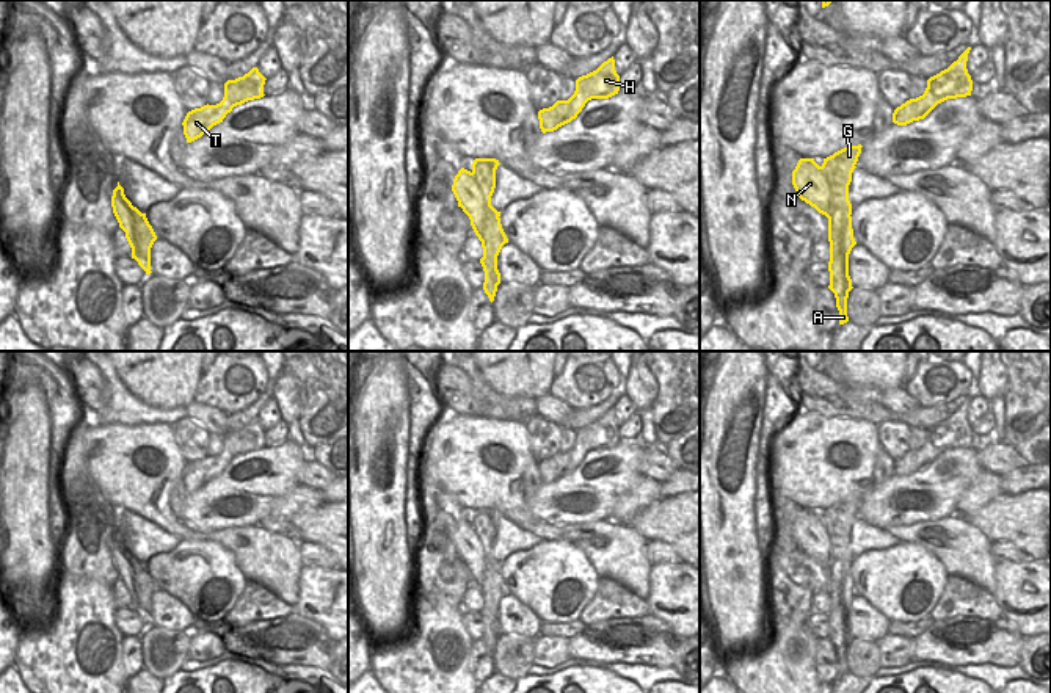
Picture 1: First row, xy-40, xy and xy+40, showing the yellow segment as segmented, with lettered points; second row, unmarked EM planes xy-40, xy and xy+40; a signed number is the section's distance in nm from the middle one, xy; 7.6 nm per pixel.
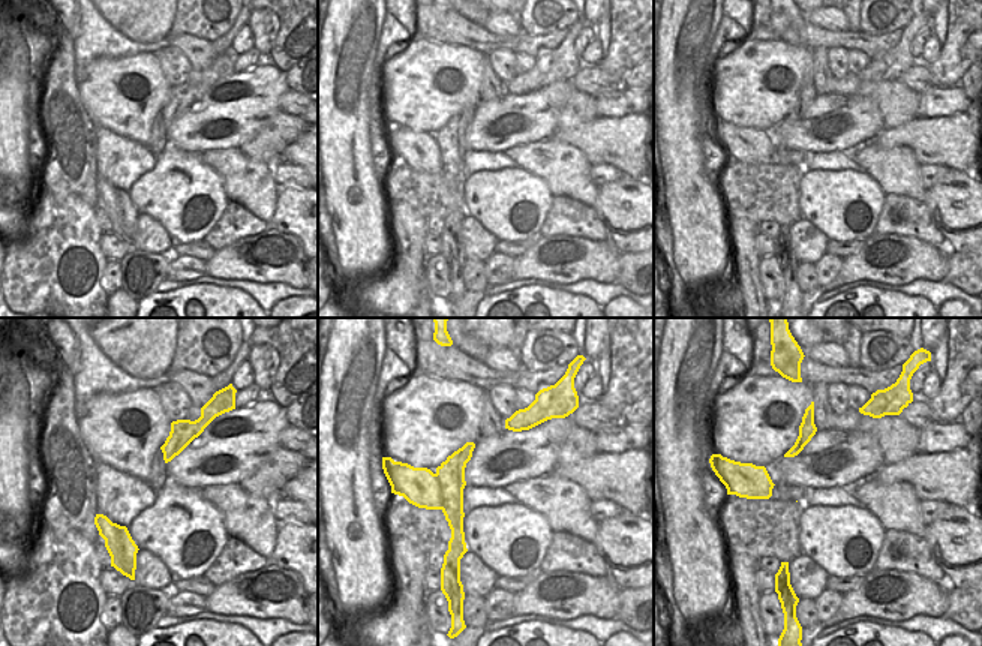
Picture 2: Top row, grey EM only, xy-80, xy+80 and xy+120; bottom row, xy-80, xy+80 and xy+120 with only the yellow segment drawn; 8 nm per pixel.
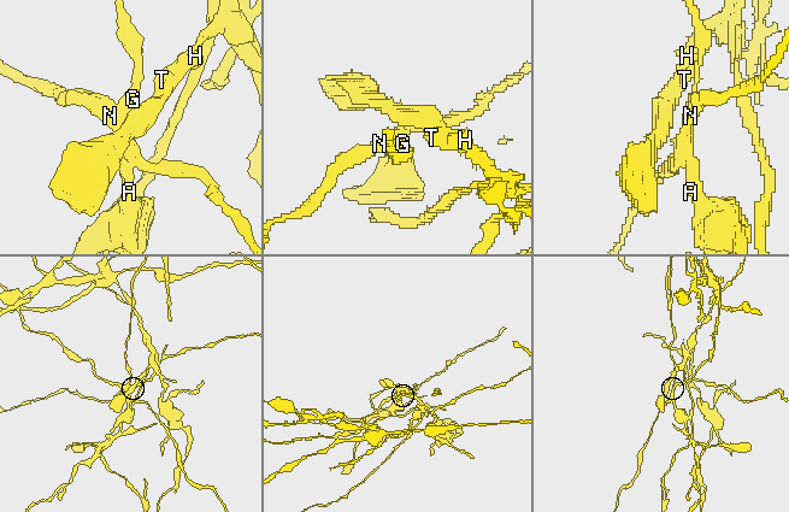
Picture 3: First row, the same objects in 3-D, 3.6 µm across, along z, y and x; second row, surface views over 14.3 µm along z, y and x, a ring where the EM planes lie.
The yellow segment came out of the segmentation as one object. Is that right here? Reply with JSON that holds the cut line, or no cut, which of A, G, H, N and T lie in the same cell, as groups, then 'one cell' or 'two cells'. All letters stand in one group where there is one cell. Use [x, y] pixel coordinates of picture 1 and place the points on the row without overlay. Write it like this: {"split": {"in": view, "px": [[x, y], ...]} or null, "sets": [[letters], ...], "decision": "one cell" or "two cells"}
{"split": {"in": "xy", "px": [[471, 524], [487, 560], [485, 576], [479, 588]]}, "sets": [["A", "G", "H", "T"], ["N"]], "decision": "two cells"}

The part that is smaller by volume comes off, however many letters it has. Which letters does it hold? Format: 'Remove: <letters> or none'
Remove: N

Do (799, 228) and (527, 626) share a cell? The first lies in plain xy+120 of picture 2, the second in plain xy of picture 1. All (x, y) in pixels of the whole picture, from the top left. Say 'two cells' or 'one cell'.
one cell

